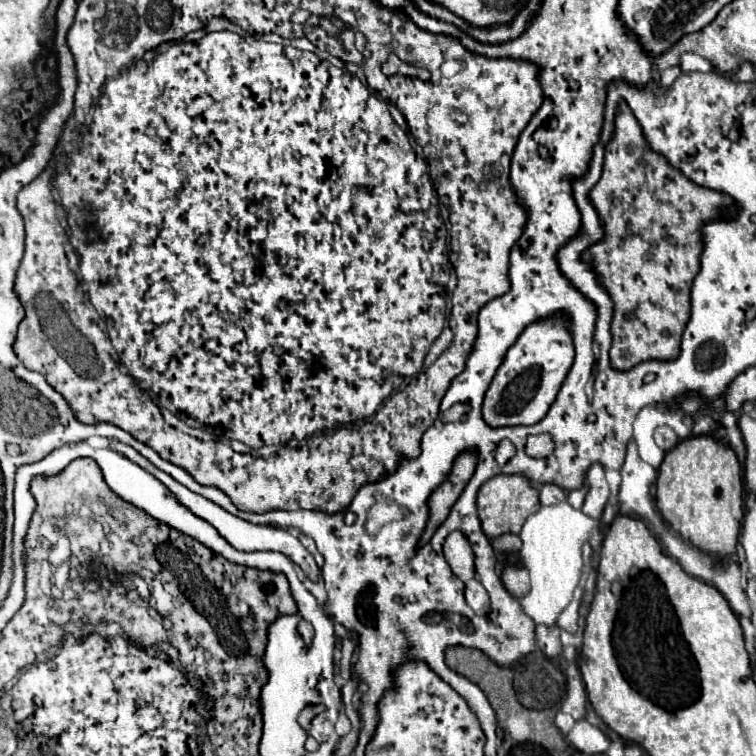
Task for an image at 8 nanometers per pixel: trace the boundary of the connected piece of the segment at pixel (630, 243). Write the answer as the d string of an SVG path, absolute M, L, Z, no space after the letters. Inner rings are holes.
M621 100L619 102L619 108L617 108L617 116L615 116L615 132L611 136L611 140L607 142L605 146L605 160L603 160L603 172L601 172L601 178L599 182L589 190L589 200L591 204L595 206L601 222L603 222L603 230L605 230L605 236L591 244L583 254L581 254L581 260L589 262L593 272L597 274L597 282L599 286L603 286L613 302L613 320L611 320L611 336L613 336L613 344L611 344L611 350L609 350L609 358L611 358L611 366L615 370L631 370L635 364L641 364L641 362L647 362L647 360L673 360L679 356L679 346L681 346L681 334L689 322L689 316L691 316L691 284L693 284L693 278L697 276L699 268L701 268L701 252L703 252L703 242L701 242L701 228L709 222L717 222L717 220L729 220L735 212L737 212L737 204L733 198L729 198L727 194L721 194L721 192L715 192L715 190L709 190L705 186L699 186L695 182L691 182L681 170L673 168L661 154L653 152L643 136L643 130L641 130L641 124L637 122L637 118L633 116L631 108ZM649 322L653 322L653 342L649 342Z

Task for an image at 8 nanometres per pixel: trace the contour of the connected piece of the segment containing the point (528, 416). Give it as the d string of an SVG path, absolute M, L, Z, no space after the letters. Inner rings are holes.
M563 316L533 322L523 330L517 342L507 350L501 366L483 400L483 420L491 428L501 426L527 426L537 424L549 412L571 364L573 364L573 338L569 322Z

